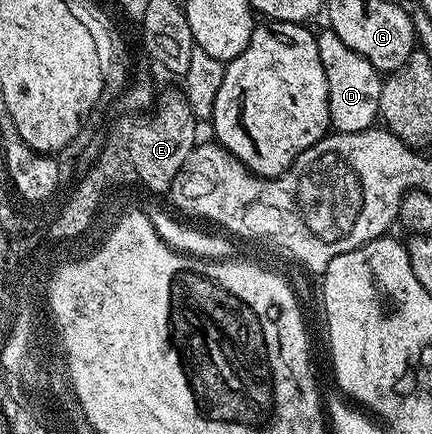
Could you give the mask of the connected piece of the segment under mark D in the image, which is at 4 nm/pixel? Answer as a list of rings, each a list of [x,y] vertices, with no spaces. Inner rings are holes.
[[[320,30],[317,38],[321,65],[325,69],[331,127],[341,135],[368,131],[369,128],[376,126],[379,119],[384,76],[376,67],[369,65],[369,61],[365,61],[361,53],[349,49],[349,45],[345,45],[345,41],[341,41],[341,37],[337,37],[335,31]]]

